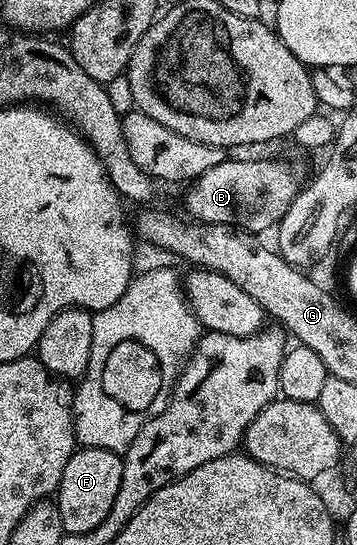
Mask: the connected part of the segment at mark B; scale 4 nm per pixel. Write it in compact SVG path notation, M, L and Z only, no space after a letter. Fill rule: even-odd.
M228 158L188 185L185 208L194 221L232 224L254 234L276 229L283 214L303 187L303 179L285 160L234 160Z

